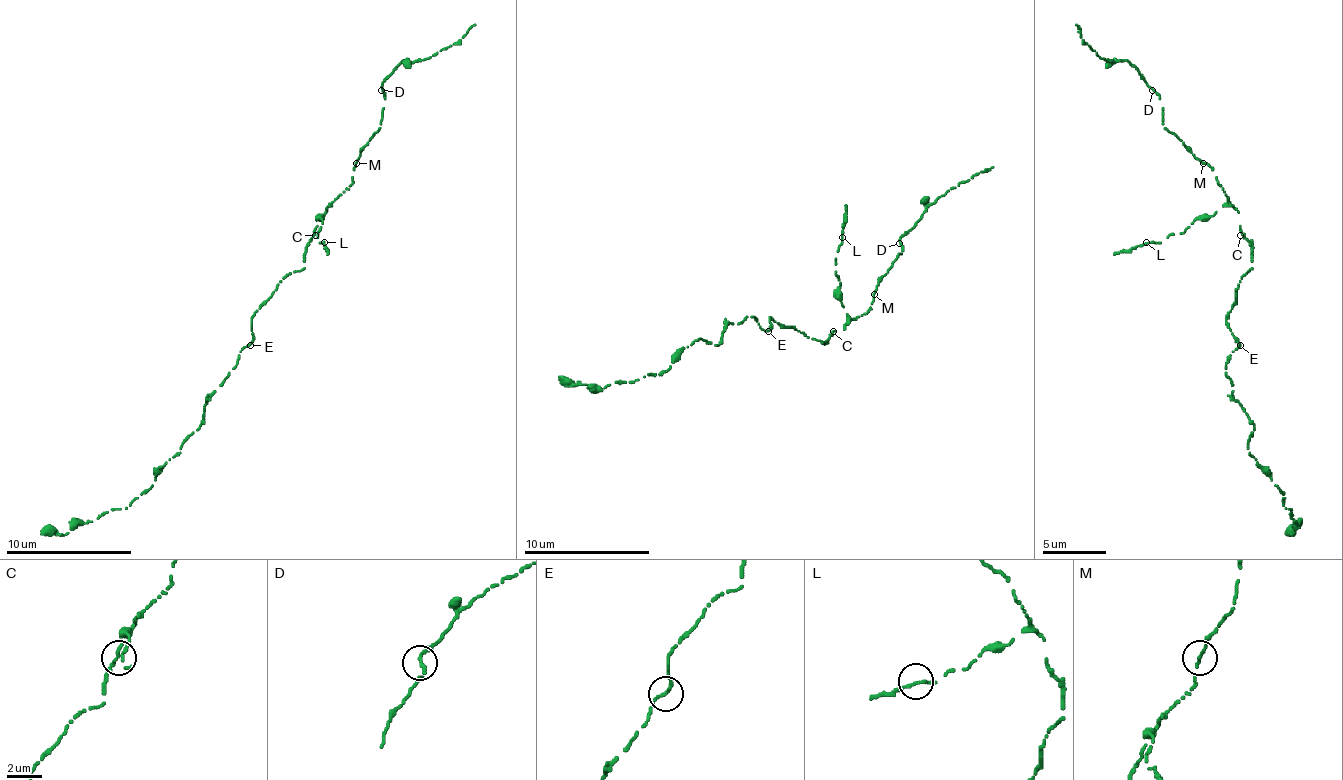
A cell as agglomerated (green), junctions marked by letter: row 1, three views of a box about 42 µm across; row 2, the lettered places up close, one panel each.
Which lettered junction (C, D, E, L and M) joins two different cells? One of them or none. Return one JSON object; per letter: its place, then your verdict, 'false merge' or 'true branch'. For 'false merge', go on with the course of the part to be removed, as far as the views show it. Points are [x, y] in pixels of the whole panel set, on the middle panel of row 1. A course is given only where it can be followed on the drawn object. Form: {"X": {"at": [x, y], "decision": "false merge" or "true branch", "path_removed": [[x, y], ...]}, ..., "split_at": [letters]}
{"C": {"at": [833, 331], "decision": "true branch"}, "D": {"at": [899, 243], "decision": "true branch"}, "E": {"at": [768, 331], "decision": "true branch"}, "L": {"at": [842, 237], "decision": "true branch"}, "M": {"at": [874, 294], "decision": "true branch"}, "split_at": []}

